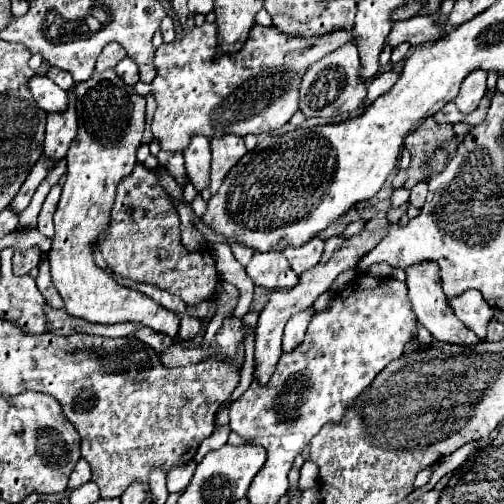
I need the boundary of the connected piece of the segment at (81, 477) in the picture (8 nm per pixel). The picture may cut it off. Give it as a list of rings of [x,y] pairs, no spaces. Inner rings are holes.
[[[81,458],[81,460],[77,462],[77,466],[75,466],[75,470],[71,472],[71,478],[69,478],[67,488],[69,488],[69,490],[75,490],[75,488],[79,488],[81,484],[89,482],[89,478],[91,478],[91,468],[89,468],[89,464]]]

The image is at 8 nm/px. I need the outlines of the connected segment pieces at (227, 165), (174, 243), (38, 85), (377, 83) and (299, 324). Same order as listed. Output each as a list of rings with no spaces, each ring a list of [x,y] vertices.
[[[225,134],[217,140],[211,140],[211,182],[209,182],[209,190],[211,194],[215,194],[221,186],[221,180],[225,178],[225,174],[233,168],[233,164],[239,162],[239,158],[247,152],[243,136],[233,136],[233,134]]]
[[[141,162],[133,172],[117,186],[117,198],[111,210],[111,228],[99,246],[107,268],[115,276],[123,276],[131,282],[149,284],[169,294],[177,294],[187,308],[199,306],[207,300],[217,284],[219,274],[215,260],[207,252],[187,252],[179,242],[179,214],[171,196],[159,186],[157,174],[147,170]]]
[[[33,76],[29,80],[29,92],[45,112],[63,112],[67,108],[67,92],[45,76]]]
[[[381,72],[381,74],[377,74],[377,76],[371,80],[369,88],[367,88],[365,106],[373,104],[373,100],[377,100],[379,96],[387,94],[387,92],[393,88],[393,84],[397,82],[397,78],[399,78],[399,76],[397,76],[395,72]]]
[[[313,307],[299,312],[293,316],[285,326],[285,336],[283,336],[283,350],[291,352],[291,348],[299,346],[303,342],[307,327],[313,317],[315,310]]]

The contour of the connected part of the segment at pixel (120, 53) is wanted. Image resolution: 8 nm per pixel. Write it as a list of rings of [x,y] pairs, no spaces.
[[[109,42],[103,52],[99,54],[97,58],[97,66],[95,66],[95,72],[105,72],[109,68],[113,68],[117,64],[117,60],[123,60],[127,56],[125,48],[121,48],[121,44],[117,42]]]

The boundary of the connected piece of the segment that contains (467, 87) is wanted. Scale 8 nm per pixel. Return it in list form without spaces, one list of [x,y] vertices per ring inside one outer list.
[[[481,70],[471,72],[471,76],[465,76],[465,80],[461,82],[461,90],[459,90],[457,98],[453,100],[463,114],[469,114],[477,108],[479,100],[487,92],[485,82],[487,82],[487,72],[481,72]]]

